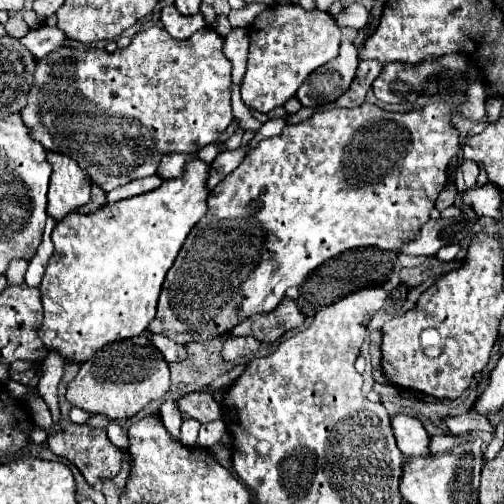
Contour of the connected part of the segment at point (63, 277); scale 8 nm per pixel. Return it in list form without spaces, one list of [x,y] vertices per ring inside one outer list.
[[[190,160],[180,180],[168,180],[158,190],[126,198],[120,202],[108,202],[90,214],[70,212],[52,230],[54,254],[48,262],[40,284],[40,298],[44,304],[44,320],[38,328],[38,336],[48,352],[58,352],[66,362],[82,364],[94,356],[102,346],[126,338],[140,336],[154,320],[156,302],[174,256],[182,248],[192,226],[206,214],[206,190],[208,164],[202,160]]]

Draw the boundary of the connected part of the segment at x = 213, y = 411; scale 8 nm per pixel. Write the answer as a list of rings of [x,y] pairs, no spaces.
[[[190,392],[178,400],[178,410],[202,424],[218,420],[222,416],[222,408],[210,392]]]

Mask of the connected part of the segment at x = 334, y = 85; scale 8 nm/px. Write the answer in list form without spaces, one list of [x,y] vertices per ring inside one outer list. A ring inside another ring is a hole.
[[[352,42],[340,44],[340,54],[328,64],[316,68],[298,88],[296,98],[302,106],[316,108],[340,98],[352,84],[358,68],[358,50]]]

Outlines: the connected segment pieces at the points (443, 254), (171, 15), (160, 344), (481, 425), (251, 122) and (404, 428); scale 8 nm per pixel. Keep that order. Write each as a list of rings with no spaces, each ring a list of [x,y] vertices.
[[[459,243],[456,244],[446,244],[443,246],[437,253],[436,257],[445,262],[450,262],[456,259],[458,253],[460,252],[461,247]]]
[[[164,6],[160,10],[160,20],[162,20],[164,28],[172,34],[172,38],[178,38],[178,40],[186,40],[194,32],[198,32],[206,26],[202,12],[192,16],[183,16],[178,14],[178,10],[174,6]]]
[[[144,332],[148,338],[150,338],[150,342],[164,354],[164,360],[168,362],[168,364],[172,364],[172,362],[182,362],[182,360],[186,360],[186,348],[184,346],[180,346],[180,344],[174,344],[170,338],[166,338],[166,336],[154,336],[154,334],[150,334],[150,332]]]
[[[474,410],[460,414],[460,416],[448,416],[444,422],[452,434],[464,434],[464,432],[472,432],[472,430],[474,432],[486,430],[486,432],[493,434],[495,431],[495,427],[488,422],[488,418],[476,414]]]
[[[232,86],[232,114],[234,114],[234,120],[238,122],[238,128],[244,130],[244,132],[256,132],[262,124],[252,116],[250,108],[242,102],[240,98],[240,88],[238,86]]]
[[[396,414],[392,418],[392,428],[394,428],[394,436],[398,442],[398,448],[402,450],[404,456],[428,456],[430,454],[430,436],[424,430],[422,422],[406,416],[406,414]]]

